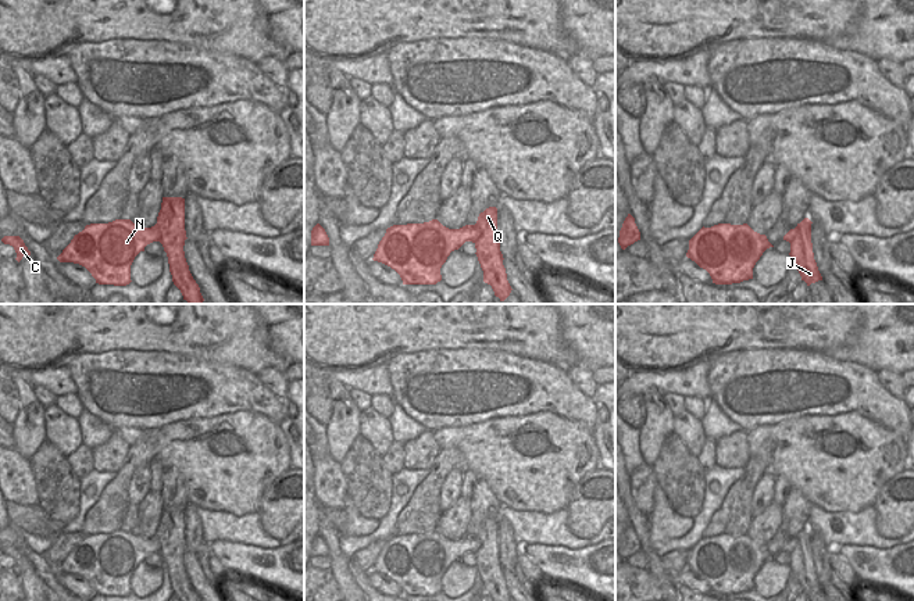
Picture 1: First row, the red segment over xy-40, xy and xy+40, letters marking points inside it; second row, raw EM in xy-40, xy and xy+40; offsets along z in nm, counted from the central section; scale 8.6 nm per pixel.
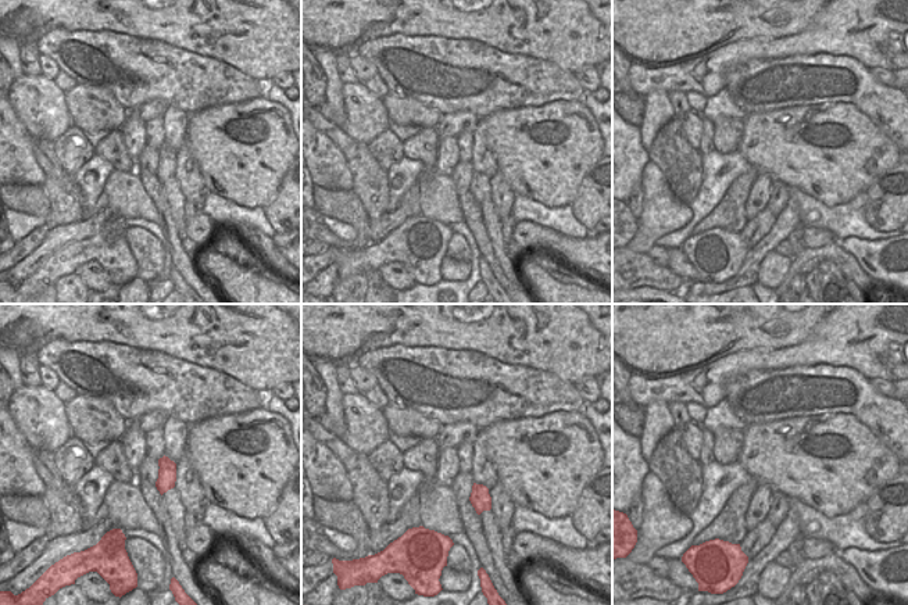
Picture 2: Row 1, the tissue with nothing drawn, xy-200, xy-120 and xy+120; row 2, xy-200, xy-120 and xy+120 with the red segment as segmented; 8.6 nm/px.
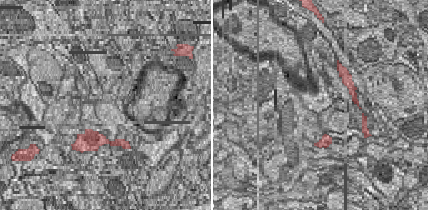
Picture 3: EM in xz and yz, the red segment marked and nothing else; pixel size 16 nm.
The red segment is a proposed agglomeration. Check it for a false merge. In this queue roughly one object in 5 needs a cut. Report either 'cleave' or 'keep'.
cleave

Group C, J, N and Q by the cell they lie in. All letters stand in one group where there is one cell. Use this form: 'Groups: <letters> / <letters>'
Groups: C N / J Q

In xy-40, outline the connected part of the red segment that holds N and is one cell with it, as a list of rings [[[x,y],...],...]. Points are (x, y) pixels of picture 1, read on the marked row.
[[[131,219],[90,223],[74,236],[57,260],[85,266],[99,285],[126,286],[132,282],[135,257],[160,239],[157,226],[143,228]]]

